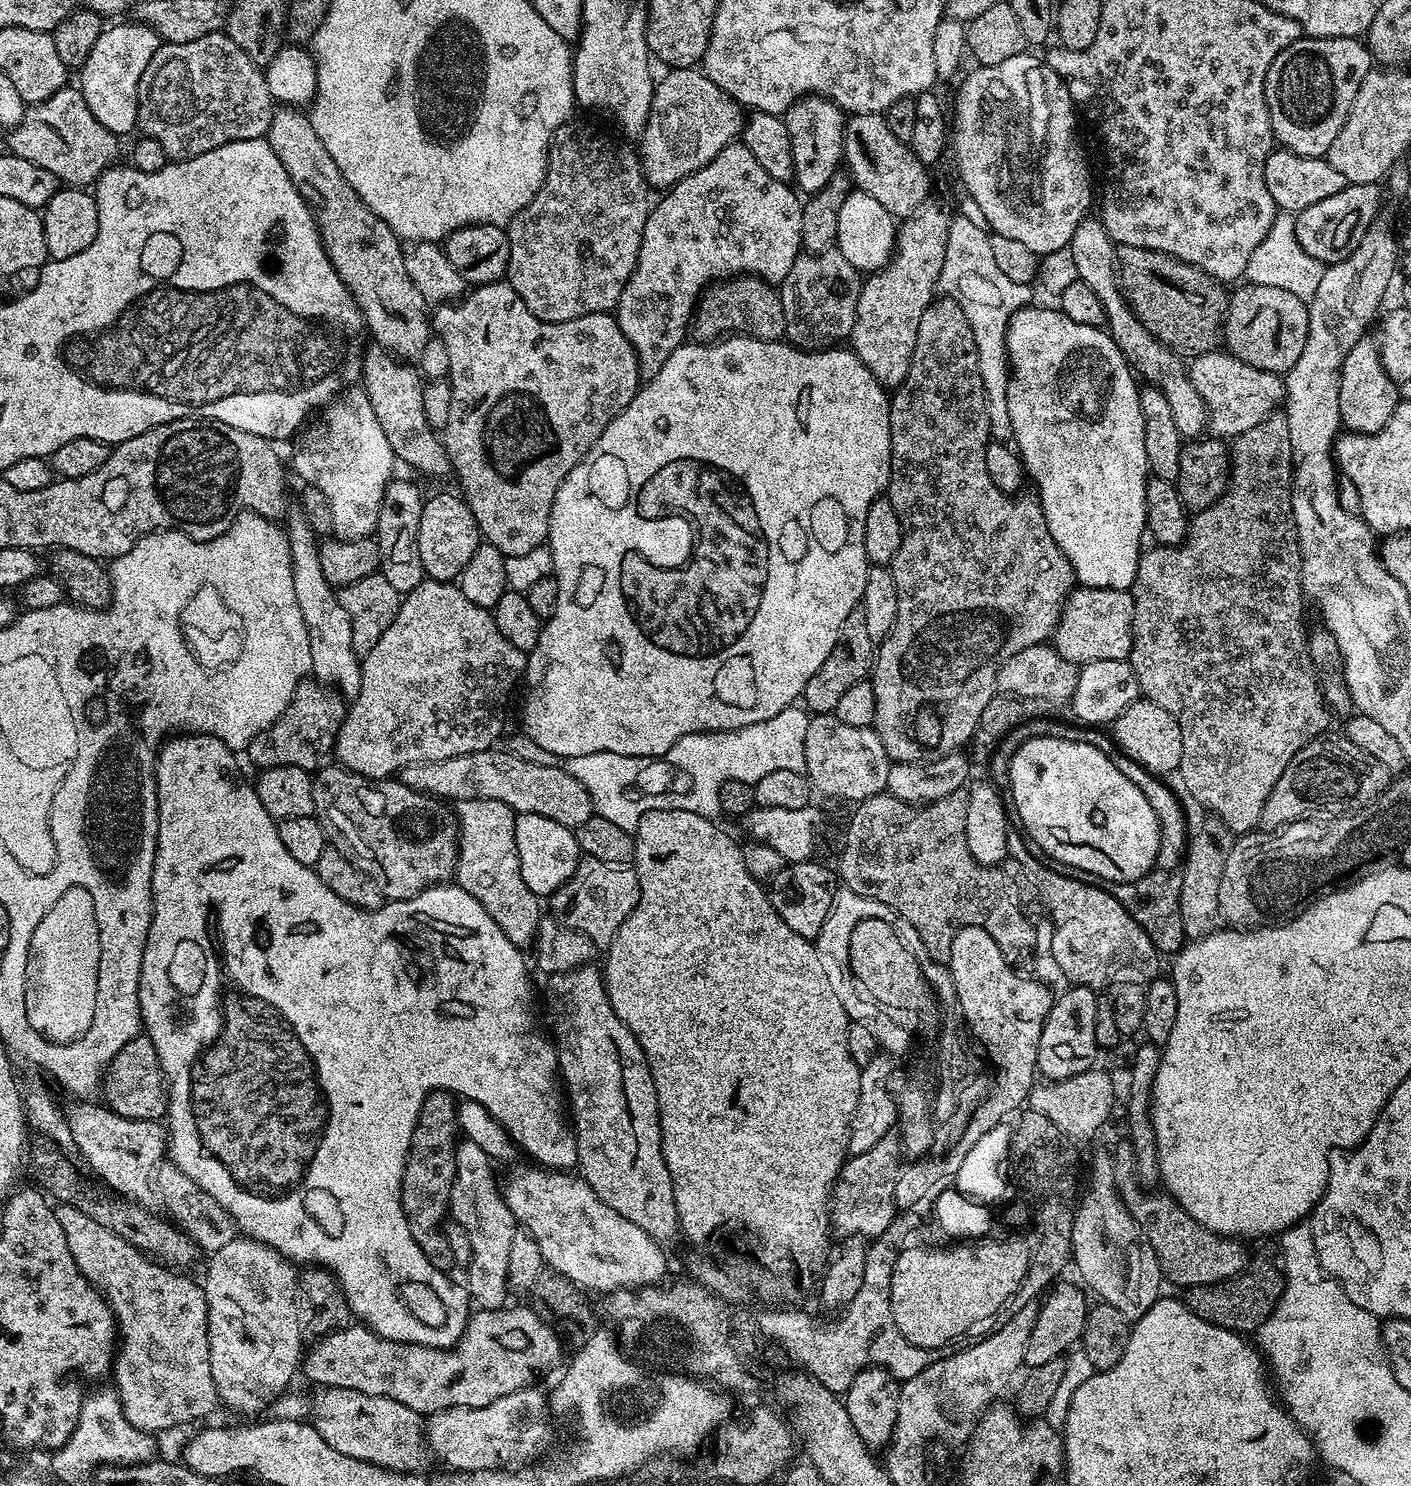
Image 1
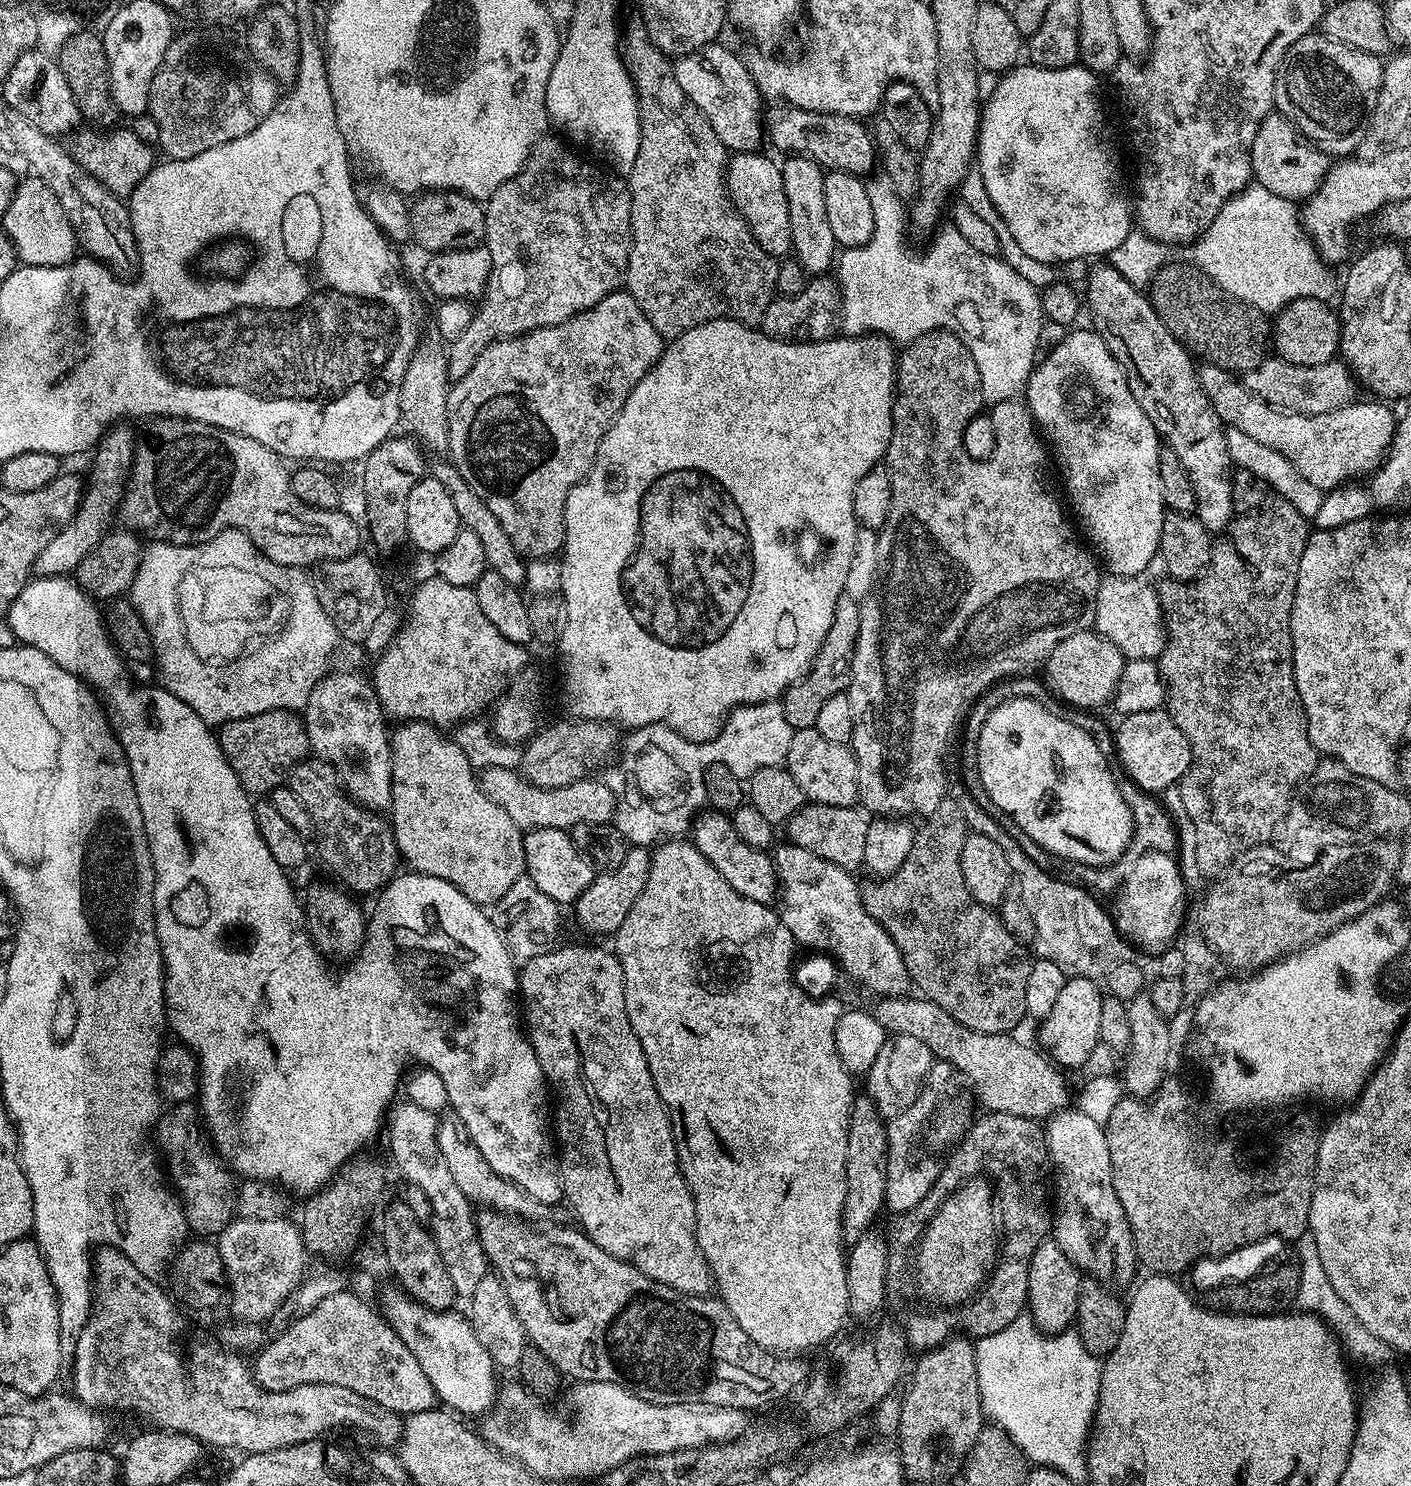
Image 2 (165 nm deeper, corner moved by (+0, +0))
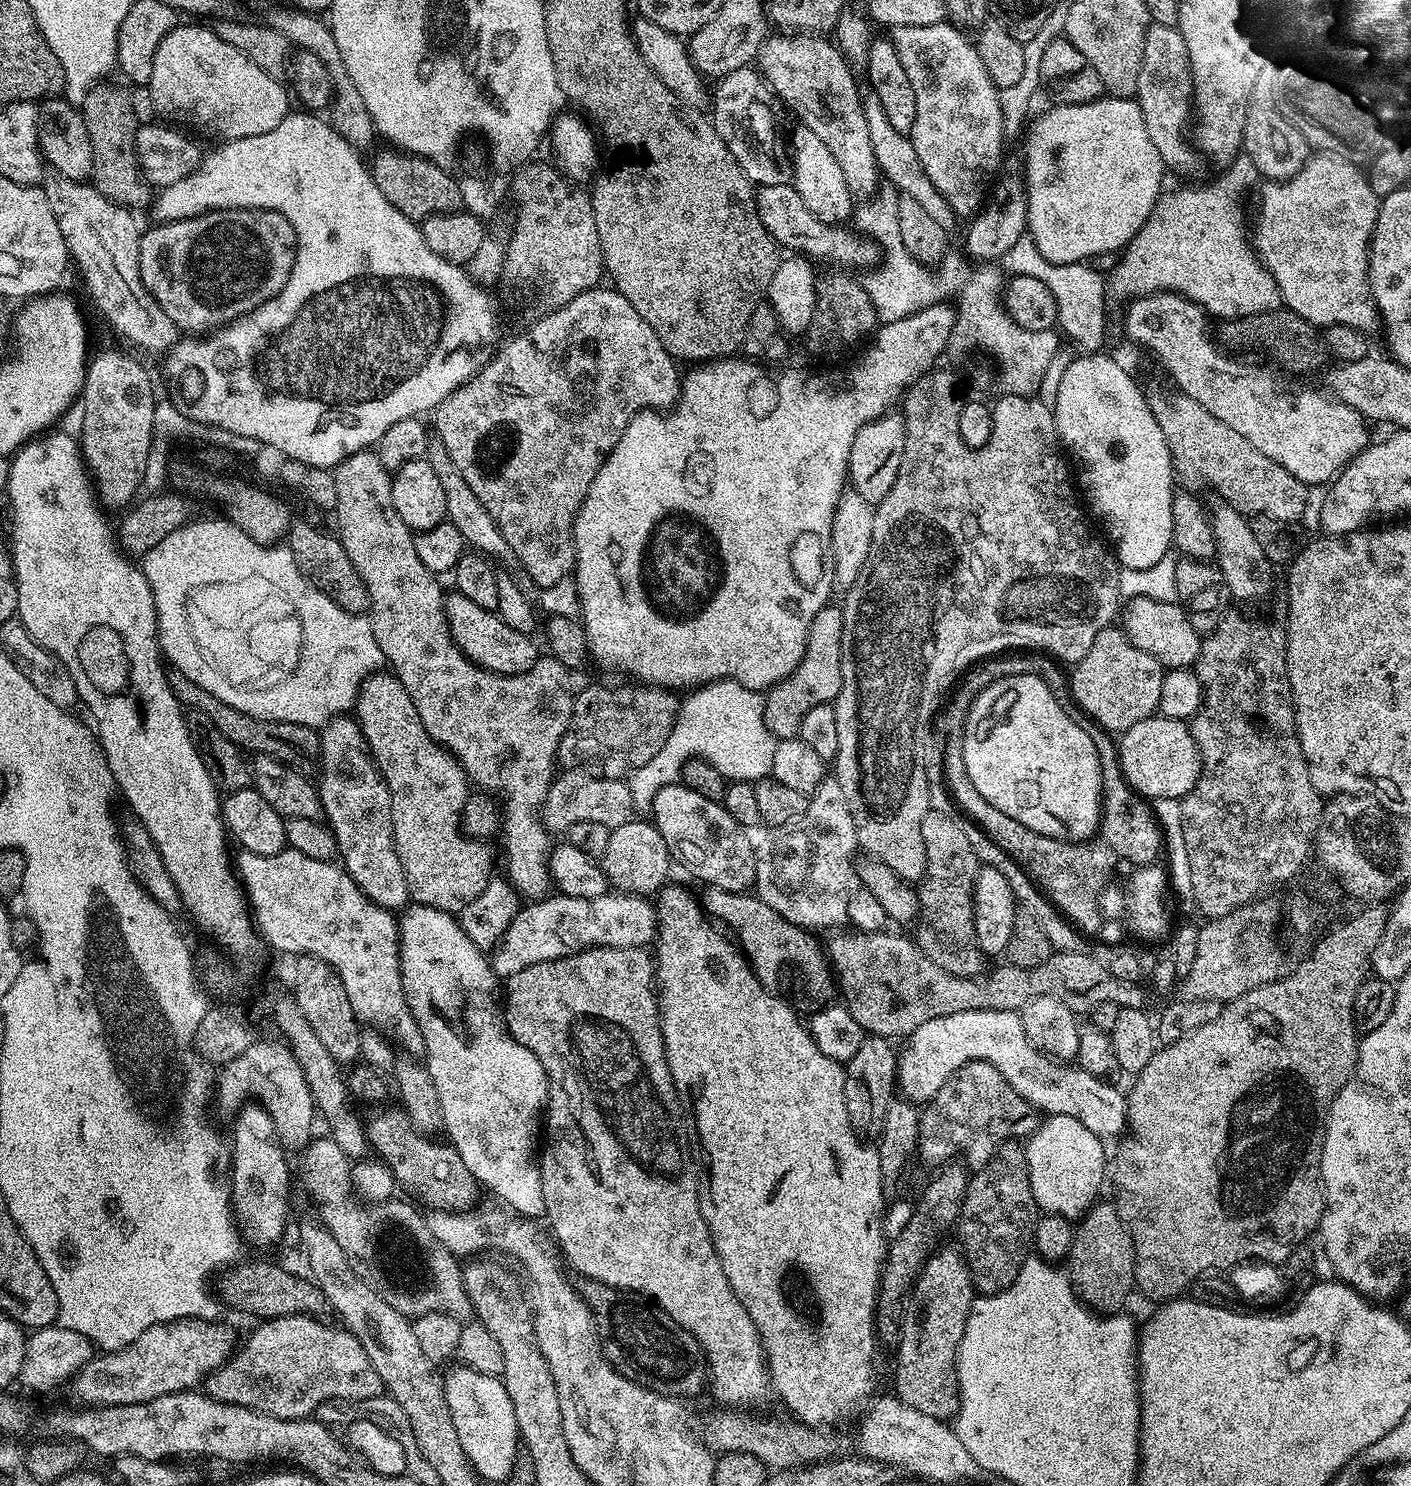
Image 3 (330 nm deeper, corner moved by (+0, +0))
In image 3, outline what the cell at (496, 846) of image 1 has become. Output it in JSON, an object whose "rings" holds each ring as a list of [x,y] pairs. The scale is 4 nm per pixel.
{"rings":[[[391,671],[373,672],[361,684],[354,719],[360,723],[368,751],[388,786],[394,842],[406,874],[409,897],[416,904],[458,914],[494,878],[489,845],[465,836],[460,827],[460,815],[470,795],[468,775],[448,749],[435,744],[426,734],[410,694]]]}

